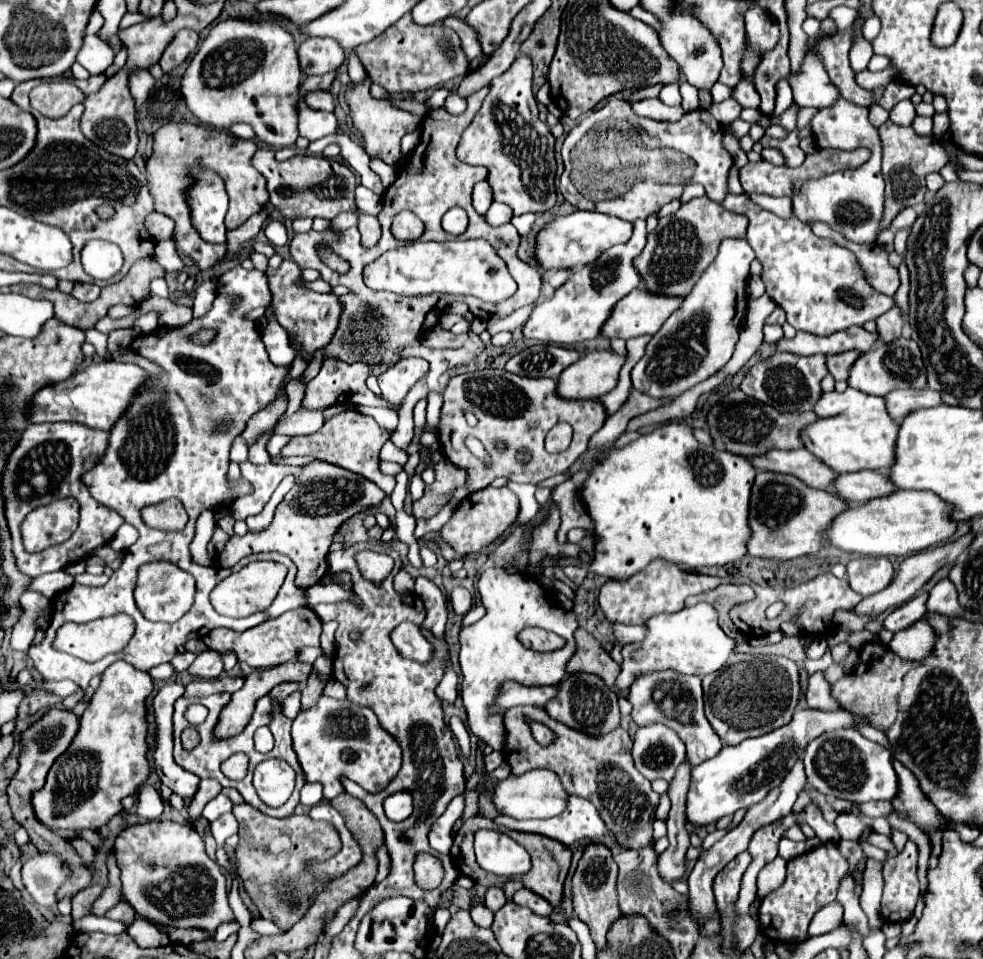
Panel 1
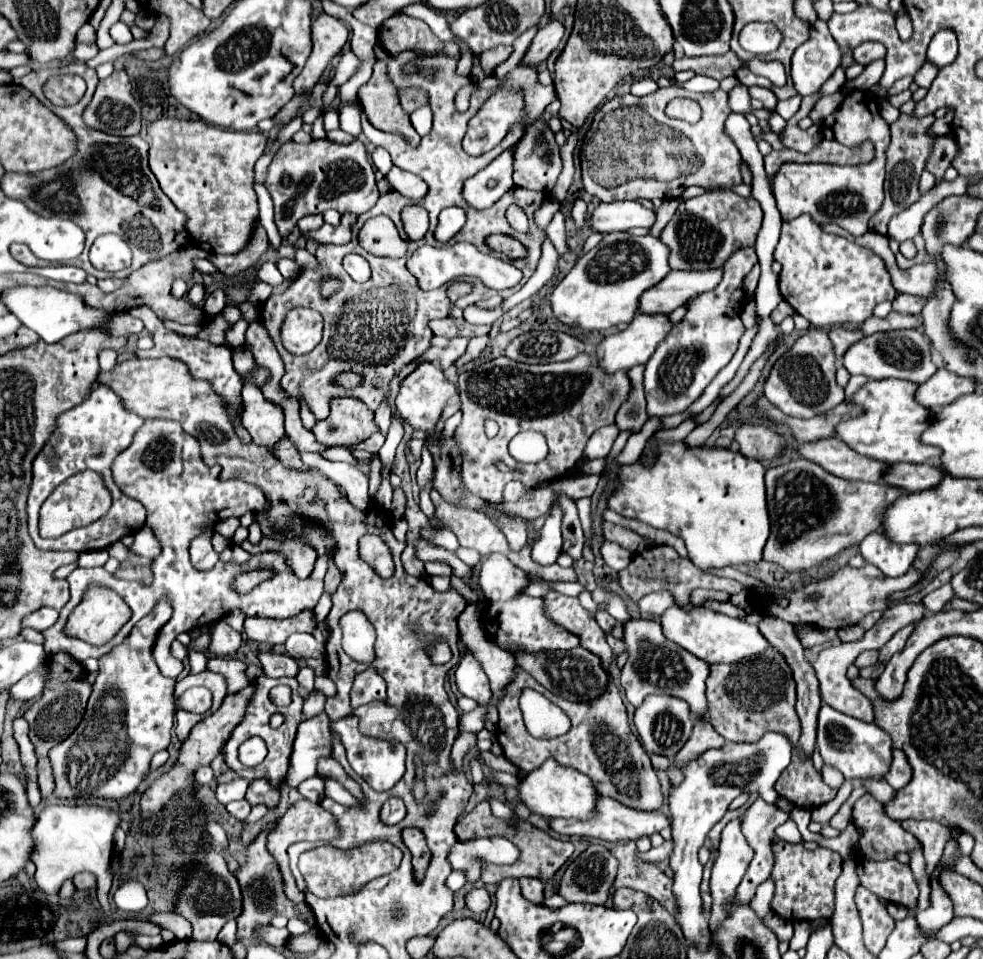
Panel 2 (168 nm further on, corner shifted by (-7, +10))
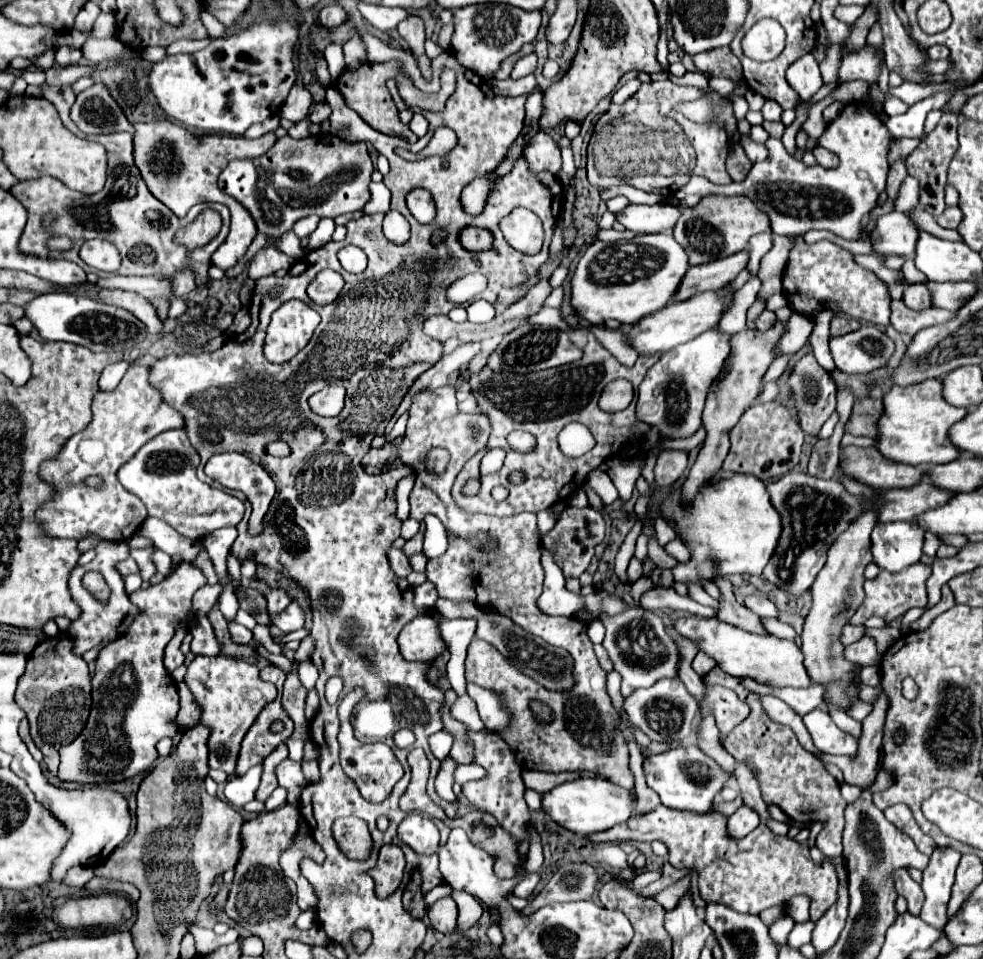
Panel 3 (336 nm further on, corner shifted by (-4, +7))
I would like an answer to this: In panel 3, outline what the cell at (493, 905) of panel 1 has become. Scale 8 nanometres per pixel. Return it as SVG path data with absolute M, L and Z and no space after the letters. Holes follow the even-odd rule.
M452 889L450 897L456 901L458 905L458 933L464 933L468 931L472 925L478 923L480 915L482 915L482 905L476 897L470 897L466 891L458 891L458 889Z

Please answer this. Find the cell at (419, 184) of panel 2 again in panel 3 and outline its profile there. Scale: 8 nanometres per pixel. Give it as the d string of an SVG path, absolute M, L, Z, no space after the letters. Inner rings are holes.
M424 189L410 191L410 195L406 197L406 203L408 203L408 209L412 211L412 215L418 223L428 225L428 223L434 221L436 205L434 205L434 199L428 191L424 191Z

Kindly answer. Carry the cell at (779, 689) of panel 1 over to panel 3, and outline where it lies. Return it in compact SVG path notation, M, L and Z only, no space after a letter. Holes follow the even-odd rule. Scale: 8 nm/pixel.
M714 667L706 677L704 683L710 685L724 685L732 689L744 703L750 705L750 717L742 723L742 727L736 727L726 739L724 747L726 751L738 759L744 761L760 779L762 797L770 805L778 805L790 819L798 823L822 823L822 833L818 835L818 849L828 857L842 855L842 829L844 829L844 809L846 801L840 795L838 781L824 769L822 761L808 753L796 739L794 731L786 725L780 725L772 721L762 705L760 699L754 693L748 693L742 683L736 677L726 675L720 667Z

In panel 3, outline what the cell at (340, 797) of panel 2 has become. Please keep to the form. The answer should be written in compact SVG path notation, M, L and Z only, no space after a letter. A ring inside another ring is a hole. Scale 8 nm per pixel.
M302 759L302 773L306 777L308 783L316 783L318 781L318 761L316 759Z

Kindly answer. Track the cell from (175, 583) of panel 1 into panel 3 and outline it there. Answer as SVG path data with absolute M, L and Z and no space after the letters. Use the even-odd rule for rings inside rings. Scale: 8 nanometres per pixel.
M182 563L172 577L130 595L130 601L138 607L138 615L128 631L114 643L108 643L96 659L92 711L82 735L60 751L62 761L58 777L62 781L102 785L134 777L156 761L156 743L162 737L174 737L178 733L178 691L162 663L164 647L178 627L188 629L194 621L190 601L204 583L206 579L200 569L192 567L192 563ZM122 733L126 735L124 743Z

